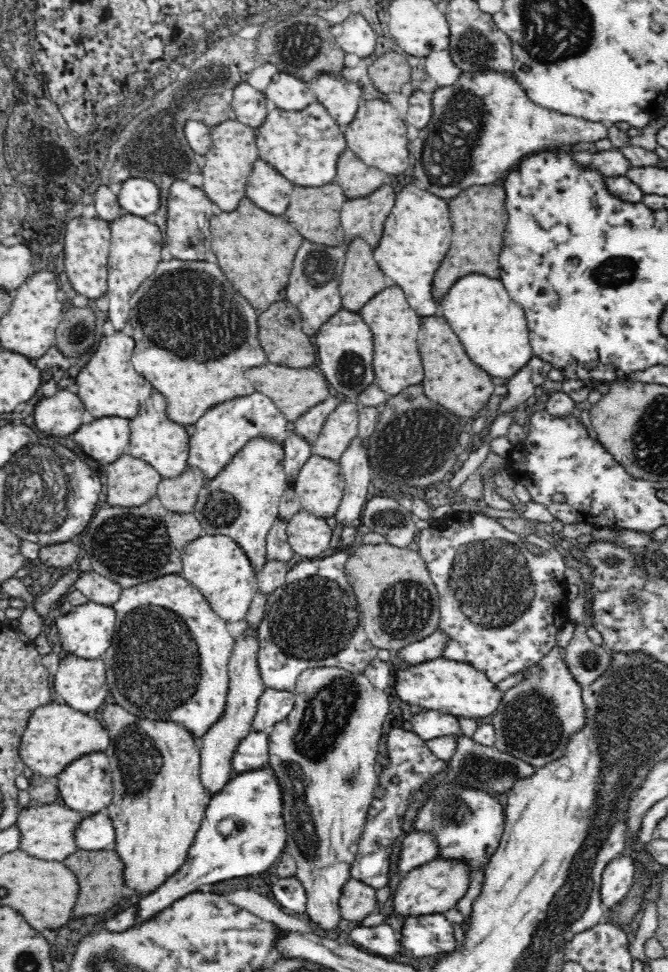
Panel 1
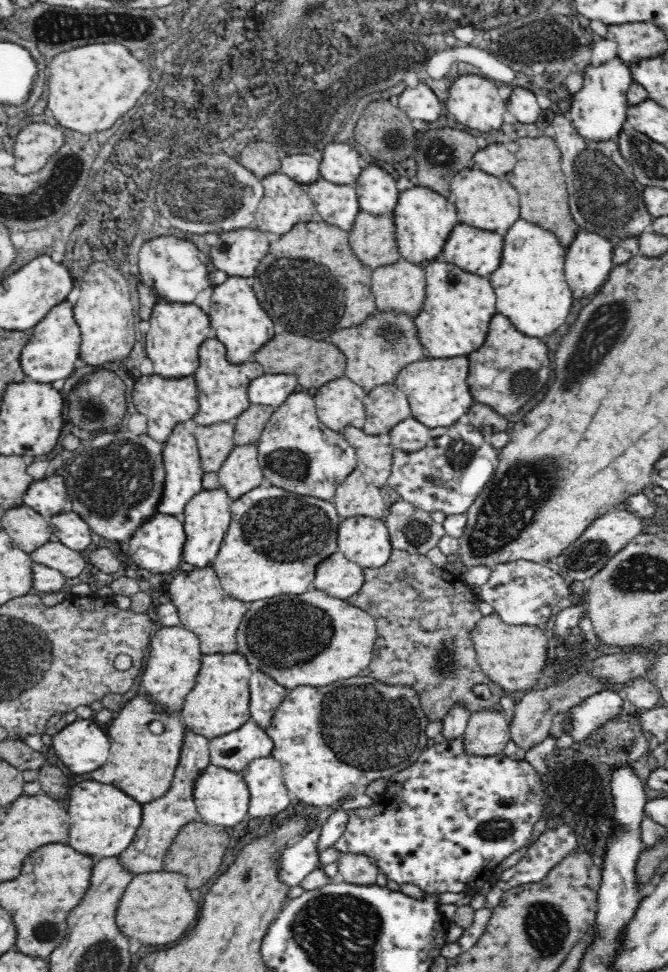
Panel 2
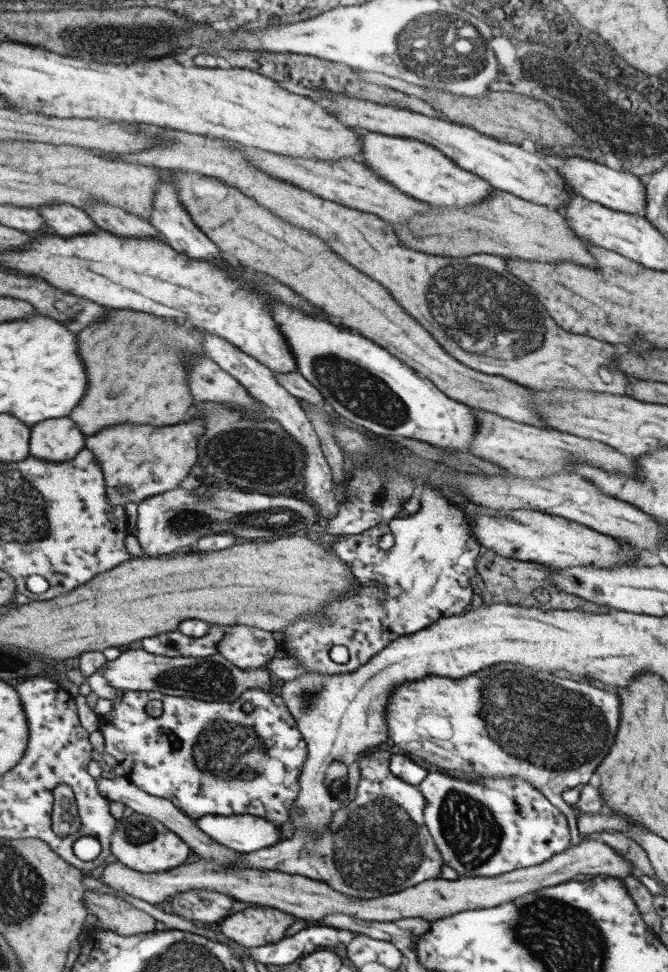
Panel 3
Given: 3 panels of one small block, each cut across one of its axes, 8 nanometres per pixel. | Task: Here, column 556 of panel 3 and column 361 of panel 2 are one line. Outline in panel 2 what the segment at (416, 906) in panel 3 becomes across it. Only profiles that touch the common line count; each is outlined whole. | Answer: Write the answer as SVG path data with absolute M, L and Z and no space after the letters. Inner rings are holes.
M341 854L337 869L342 880L355 885L376 885L376 865L366 855Z

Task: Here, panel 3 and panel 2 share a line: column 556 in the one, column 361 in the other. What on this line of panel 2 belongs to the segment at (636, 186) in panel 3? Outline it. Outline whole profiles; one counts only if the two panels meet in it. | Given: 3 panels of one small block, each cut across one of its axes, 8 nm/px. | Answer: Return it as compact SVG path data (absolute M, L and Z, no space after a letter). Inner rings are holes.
M342 142L326 144L320 157L320 176L332 184L348 184L354 187L354 182L362 172L361 156L354 145Z

